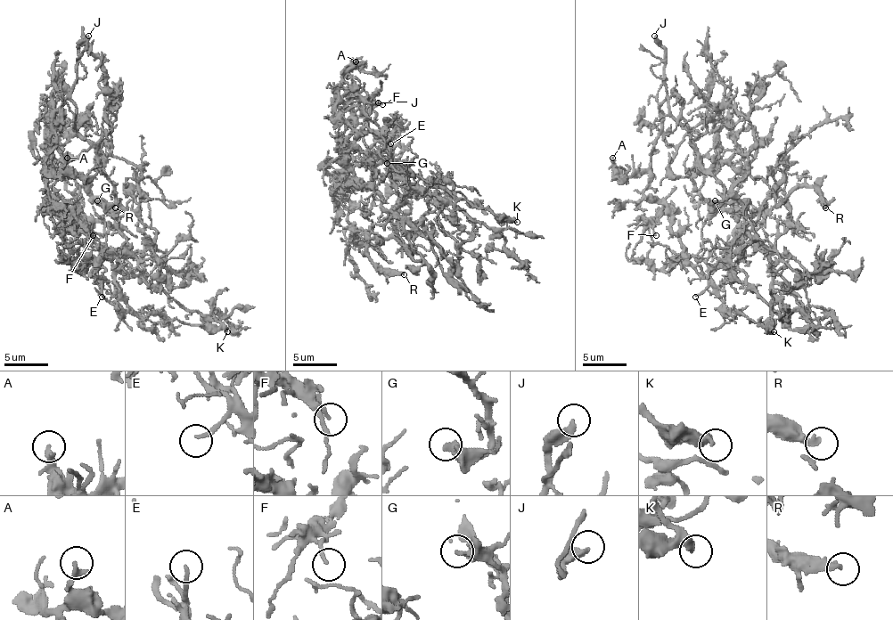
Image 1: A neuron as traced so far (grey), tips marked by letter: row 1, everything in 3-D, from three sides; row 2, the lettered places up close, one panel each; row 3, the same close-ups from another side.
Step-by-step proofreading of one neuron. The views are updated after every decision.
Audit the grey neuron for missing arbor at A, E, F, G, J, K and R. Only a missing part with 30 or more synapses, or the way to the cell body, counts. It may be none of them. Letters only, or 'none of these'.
A, E, J

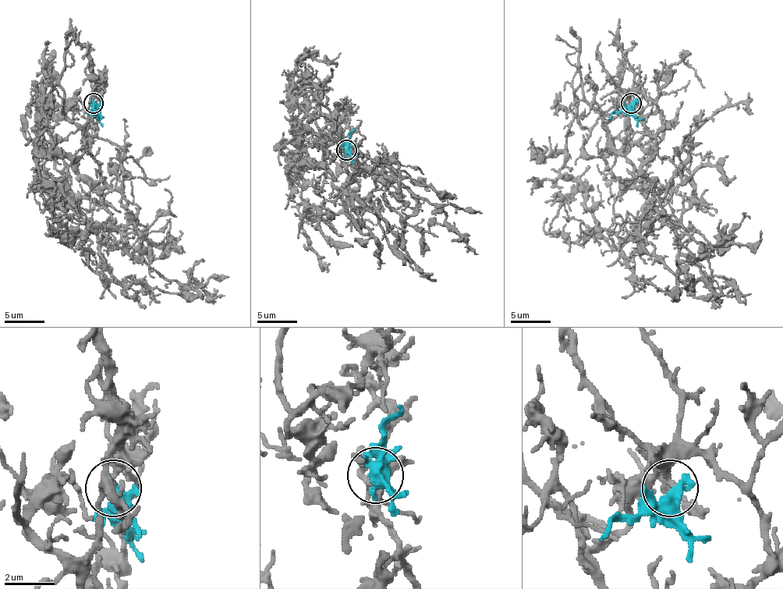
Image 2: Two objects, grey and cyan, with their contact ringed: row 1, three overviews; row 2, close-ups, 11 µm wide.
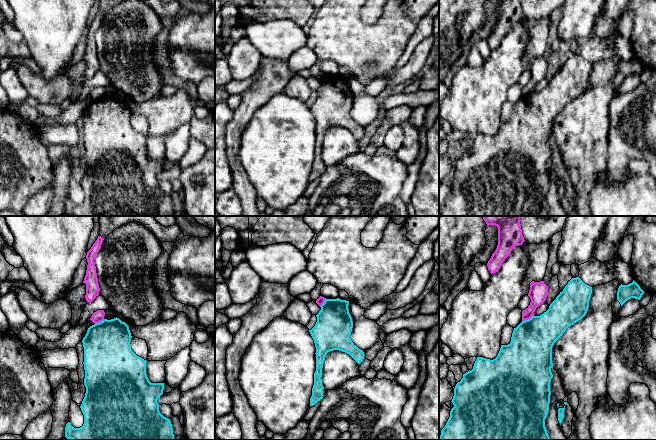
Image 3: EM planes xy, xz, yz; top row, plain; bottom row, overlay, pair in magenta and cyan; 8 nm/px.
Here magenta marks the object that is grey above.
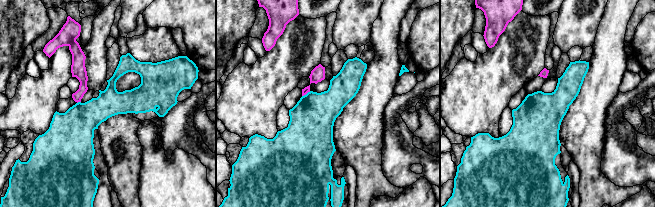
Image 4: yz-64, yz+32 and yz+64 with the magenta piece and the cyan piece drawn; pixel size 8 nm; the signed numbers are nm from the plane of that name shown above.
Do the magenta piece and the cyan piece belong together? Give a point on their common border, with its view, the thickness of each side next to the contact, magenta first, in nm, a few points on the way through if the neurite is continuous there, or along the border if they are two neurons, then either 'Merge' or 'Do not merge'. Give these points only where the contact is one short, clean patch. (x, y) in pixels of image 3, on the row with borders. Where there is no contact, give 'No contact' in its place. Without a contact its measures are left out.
Touches magenta at yz (527, 319). Thickness 150 nm (magenta) against 360 nm. Boundary: yz (533, 314), (522, 321). Do not merge

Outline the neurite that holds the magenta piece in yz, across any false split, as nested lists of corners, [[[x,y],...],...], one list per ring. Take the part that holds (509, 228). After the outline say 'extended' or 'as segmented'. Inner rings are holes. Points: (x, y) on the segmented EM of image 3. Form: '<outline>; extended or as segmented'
[[[482,216],[488,225],[498,228],[498,245],[487,263],[491,274],[499,271],[514,246],[522,245],[524,237],[520,224],[521,216]]]; as segmented

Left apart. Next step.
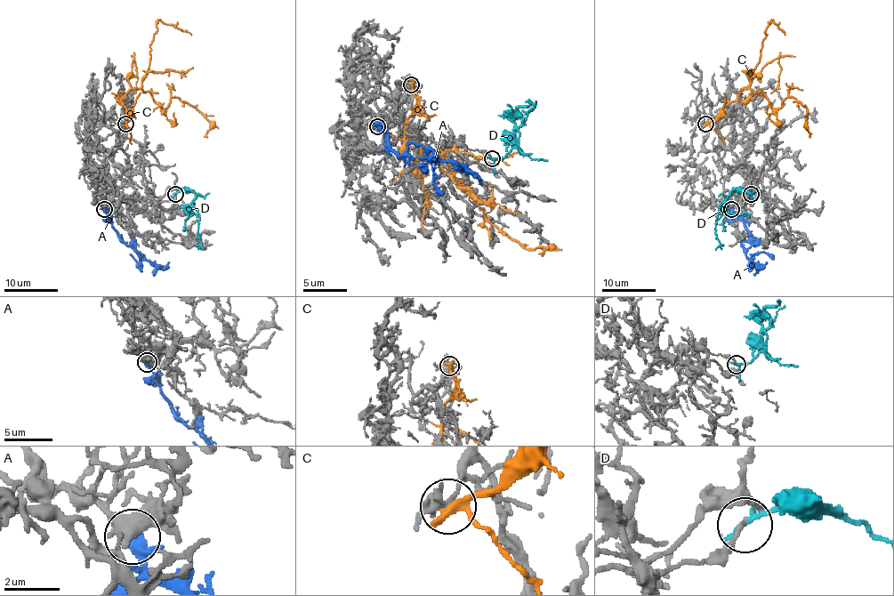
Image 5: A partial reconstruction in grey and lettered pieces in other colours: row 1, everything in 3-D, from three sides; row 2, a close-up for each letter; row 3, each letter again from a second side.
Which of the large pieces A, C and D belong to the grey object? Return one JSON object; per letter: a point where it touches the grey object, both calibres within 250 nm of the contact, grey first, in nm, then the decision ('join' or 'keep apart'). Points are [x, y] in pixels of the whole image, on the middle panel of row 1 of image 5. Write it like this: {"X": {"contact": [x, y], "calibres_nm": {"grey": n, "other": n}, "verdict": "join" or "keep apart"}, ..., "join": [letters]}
{"A": {"contact": [377, 126], "calibres_nm": {"grey": 400, "other": 320}, "verdict": "join"}, "C": {"contact": [411, 84], "calibres_nm": {"grey": 280, "other": 280}, "verdict": "keep apart"}, "D": {"contact": [492, 158], "calibres_nm": {"grey": 160, "other": 160}, "verdict": "keep apart"}, "join": ["A"]}

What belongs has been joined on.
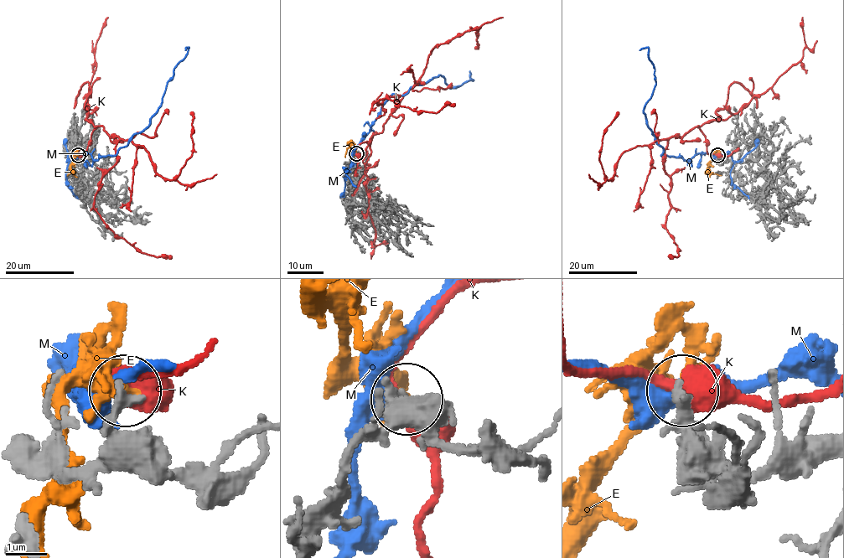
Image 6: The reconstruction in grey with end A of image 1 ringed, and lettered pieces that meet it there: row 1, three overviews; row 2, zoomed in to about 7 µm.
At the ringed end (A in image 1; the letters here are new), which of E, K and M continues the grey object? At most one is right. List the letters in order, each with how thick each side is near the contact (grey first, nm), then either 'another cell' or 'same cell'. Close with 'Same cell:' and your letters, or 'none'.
E: 320/130 nm | same cell
K: 320/600 nm | another cell
M: 320/440 nm | another cell
Same cell: E

